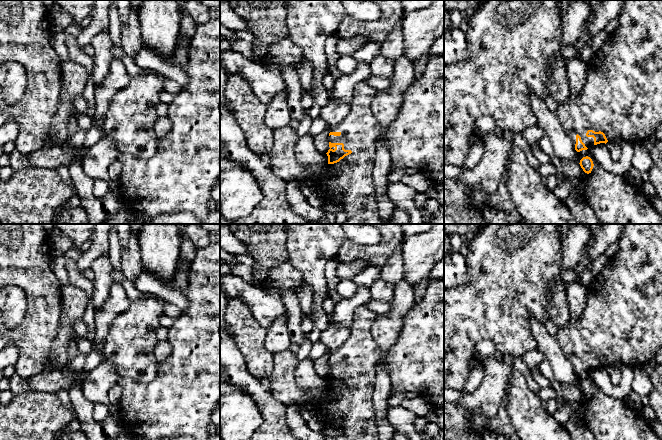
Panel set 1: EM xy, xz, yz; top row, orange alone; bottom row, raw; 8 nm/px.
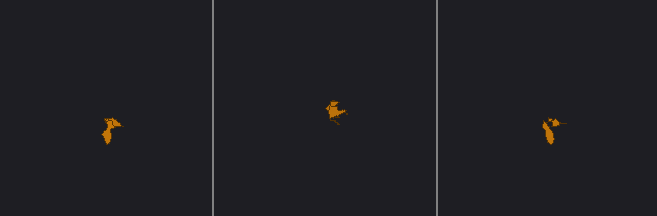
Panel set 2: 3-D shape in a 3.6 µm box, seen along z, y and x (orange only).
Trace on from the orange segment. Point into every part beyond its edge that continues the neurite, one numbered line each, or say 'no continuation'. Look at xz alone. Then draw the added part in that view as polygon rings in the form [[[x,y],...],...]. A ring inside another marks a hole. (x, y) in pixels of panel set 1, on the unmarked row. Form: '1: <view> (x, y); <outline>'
1: xz (349, 407); [[[361,305],[354,311],[353,325],[349,338],[329,356],[340,356],[340,360],[330,359],[331,367],[343,367],[345,374],[352,377],[339,386],[327,388],[314,404],[316,416],[321,419],[324,426],[331,426],[339,430],[339,434],[347,440],[380,440],[376,411],[373,405],[373,393],[376,383],[376,365],[380,359],[380,349],[372,336],[371,327],[377,313]]]

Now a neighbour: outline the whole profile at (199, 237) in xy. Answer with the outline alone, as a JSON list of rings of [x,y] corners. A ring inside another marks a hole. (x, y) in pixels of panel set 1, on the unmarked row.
[[[186,224],[186,236],[198,248],[204,248],[210,243],[209,232],[199,224]]]

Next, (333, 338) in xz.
[[[330,325],[321,331],[319,341],[325,344],[327,353],[330,354],[344,344],[344,342],[349,338],[350,333],[351,329],[344,325],[340,328],[335,328]]]

